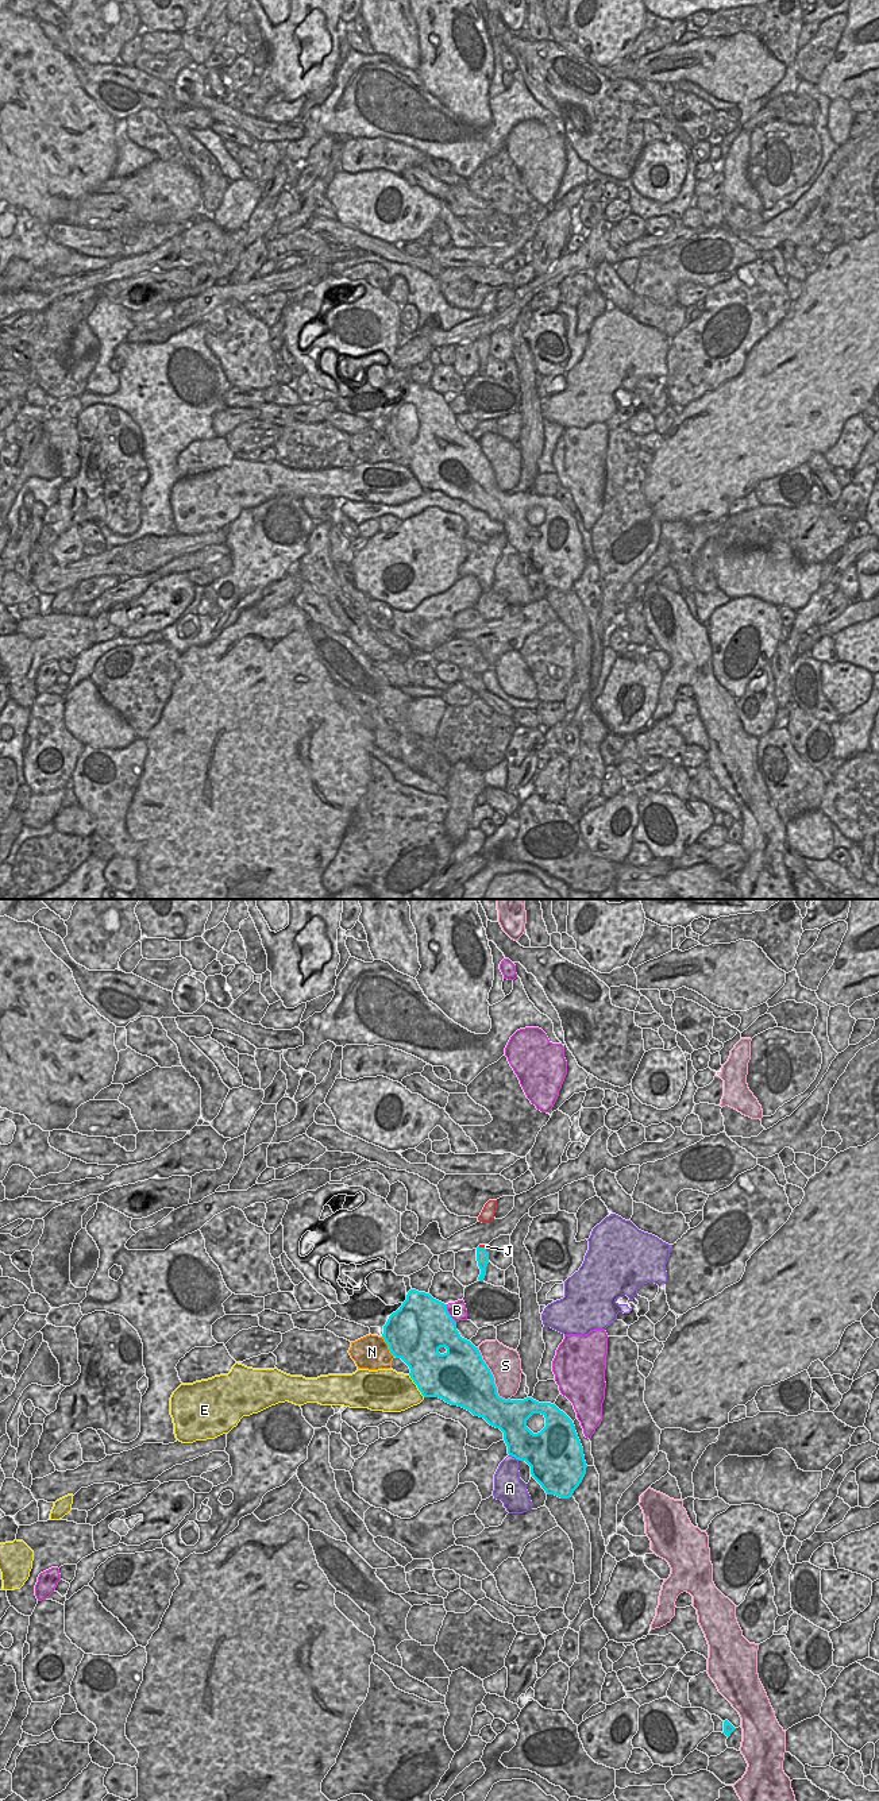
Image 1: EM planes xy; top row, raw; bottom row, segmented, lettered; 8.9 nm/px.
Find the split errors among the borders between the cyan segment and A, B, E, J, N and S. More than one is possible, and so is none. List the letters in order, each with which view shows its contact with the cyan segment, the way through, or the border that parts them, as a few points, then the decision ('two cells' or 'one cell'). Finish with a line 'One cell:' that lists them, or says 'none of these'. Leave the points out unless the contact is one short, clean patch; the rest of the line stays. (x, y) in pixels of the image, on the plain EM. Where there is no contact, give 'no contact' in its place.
A: contact in xy; two cells
B: contact in xy; two cells
E: contact in xy; two cells
J: contact in xy; border xy (478, 339), (488, 344); two cells
N: contact in xy; two cells
S: contact in xy; two cells
One cell: none of these

